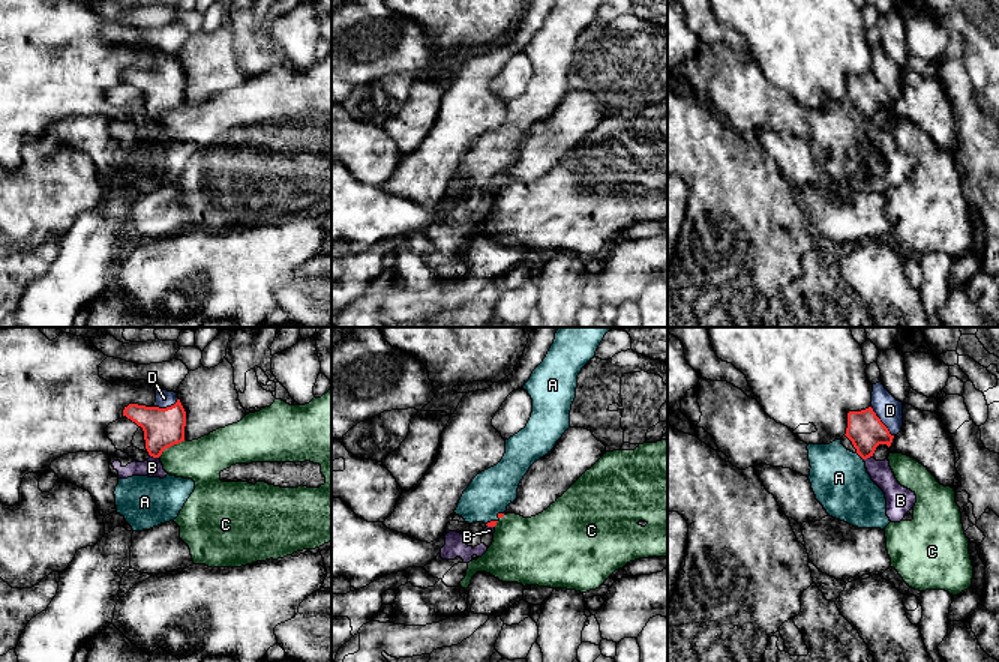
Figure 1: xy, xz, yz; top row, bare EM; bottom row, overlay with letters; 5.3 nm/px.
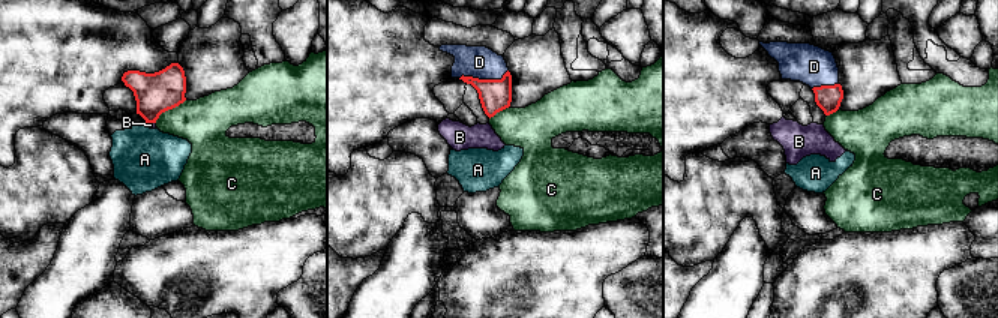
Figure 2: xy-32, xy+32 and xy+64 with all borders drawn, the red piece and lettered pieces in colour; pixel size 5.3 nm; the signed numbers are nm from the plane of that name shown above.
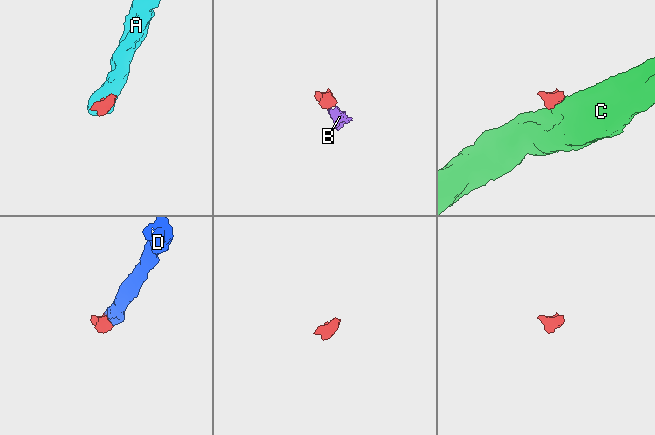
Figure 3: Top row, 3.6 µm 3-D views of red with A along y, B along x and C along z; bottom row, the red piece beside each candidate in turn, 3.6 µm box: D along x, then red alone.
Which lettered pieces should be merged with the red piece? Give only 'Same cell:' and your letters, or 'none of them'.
Same cell: D

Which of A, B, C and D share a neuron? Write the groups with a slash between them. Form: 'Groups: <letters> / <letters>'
Groups: A B / C / D

